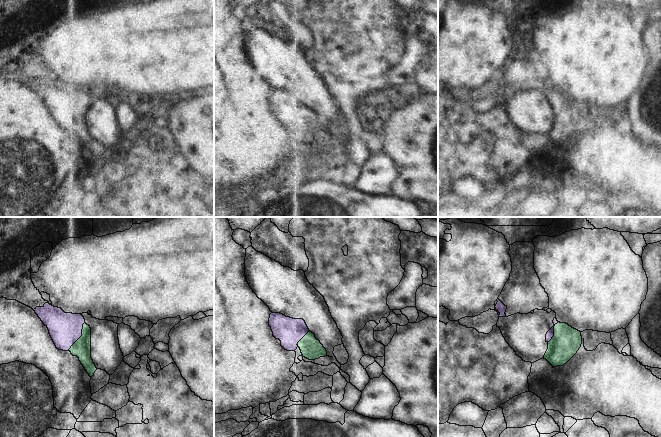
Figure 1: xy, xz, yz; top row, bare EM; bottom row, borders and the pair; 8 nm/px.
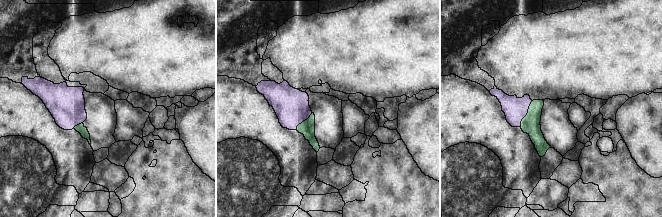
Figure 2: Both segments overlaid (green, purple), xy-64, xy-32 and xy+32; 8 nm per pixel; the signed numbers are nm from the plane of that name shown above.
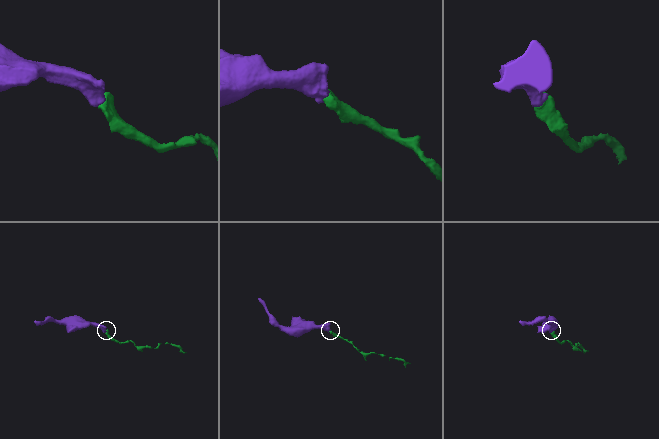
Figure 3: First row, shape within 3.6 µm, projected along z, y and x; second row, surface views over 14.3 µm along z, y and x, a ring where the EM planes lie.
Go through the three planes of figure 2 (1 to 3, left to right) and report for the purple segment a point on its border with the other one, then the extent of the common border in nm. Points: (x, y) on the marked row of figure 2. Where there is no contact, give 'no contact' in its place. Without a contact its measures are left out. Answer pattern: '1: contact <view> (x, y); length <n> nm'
1: contact xy-64 (77, 125); length 90 nm
2: contact xy-32 (303, 121); length 190 nm
3: contact xy+32 (527, 114); length 220 nm

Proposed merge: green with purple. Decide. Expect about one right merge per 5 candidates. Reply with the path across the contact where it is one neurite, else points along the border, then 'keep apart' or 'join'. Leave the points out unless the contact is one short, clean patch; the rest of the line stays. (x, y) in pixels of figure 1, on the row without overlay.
runs through xy (81, 124), (81, 112), (76, 112), (65, 105); join

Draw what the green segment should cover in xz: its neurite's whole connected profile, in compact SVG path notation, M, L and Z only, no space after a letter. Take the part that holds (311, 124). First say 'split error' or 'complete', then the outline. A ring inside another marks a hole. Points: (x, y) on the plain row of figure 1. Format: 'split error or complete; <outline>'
split error; M271 89L269 102L273 112L281 117L287 127L295 127L298 123L303 133L315 136L327 132L327 127L310 108L303 95L293 95L280 89Z

